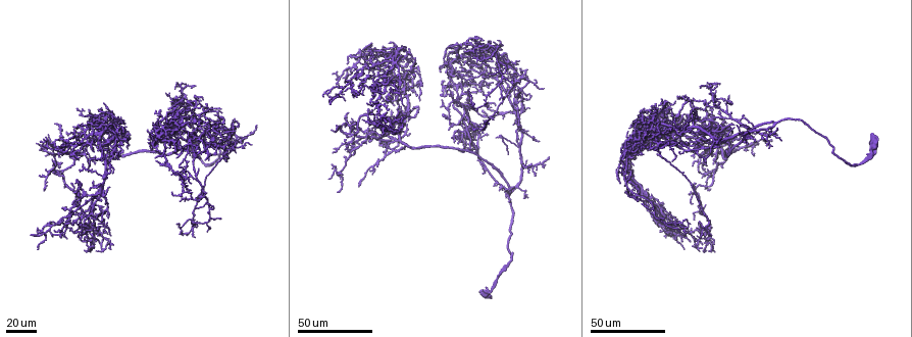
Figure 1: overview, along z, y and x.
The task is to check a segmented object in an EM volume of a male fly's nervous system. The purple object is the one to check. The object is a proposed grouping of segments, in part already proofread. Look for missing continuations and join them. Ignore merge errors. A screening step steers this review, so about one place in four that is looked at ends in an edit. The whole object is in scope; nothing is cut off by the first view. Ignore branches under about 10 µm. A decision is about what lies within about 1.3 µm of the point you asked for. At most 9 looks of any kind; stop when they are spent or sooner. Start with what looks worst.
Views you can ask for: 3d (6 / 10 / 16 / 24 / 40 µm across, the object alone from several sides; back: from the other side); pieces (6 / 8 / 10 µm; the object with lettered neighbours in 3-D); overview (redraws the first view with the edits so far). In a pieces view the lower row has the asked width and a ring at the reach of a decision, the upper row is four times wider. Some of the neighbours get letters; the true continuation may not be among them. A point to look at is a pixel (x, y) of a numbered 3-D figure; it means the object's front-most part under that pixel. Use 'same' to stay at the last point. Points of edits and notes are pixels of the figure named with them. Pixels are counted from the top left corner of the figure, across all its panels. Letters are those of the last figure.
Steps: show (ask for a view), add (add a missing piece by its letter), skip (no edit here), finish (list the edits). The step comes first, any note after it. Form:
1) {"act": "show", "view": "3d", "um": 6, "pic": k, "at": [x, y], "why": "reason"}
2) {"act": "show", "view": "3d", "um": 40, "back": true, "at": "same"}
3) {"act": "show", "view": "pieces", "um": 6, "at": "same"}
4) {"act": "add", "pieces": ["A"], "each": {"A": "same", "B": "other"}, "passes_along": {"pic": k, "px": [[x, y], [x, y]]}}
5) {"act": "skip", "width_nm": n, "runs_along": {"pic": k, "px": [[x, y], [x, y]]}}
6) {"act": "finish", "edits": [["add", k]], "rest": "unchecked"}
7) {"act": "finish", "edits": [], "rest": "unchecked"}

{"act": "show", "view": "3d", "um": 40, "pic": 1, "at": [514, 84], "why": "tapers out"}

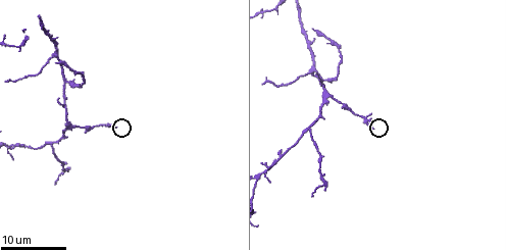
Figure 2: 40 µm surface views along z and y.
{"act": "show", "view": "pieces", "um": 10, "pic": 2, "at": [373, 130]}

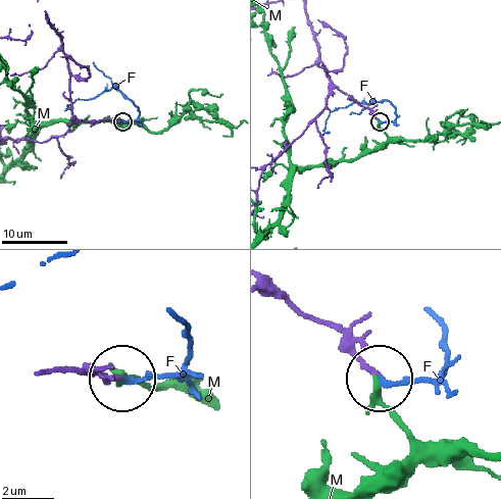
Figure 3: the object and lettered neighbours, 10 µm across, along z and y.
{"act": "add", "pieces": ["F"], "each": {"F": "same", "M": "other"}, "passes_along": {"pic": 3, "px": [[305, 313], [395, 379], [439, 372], [448, 340], [435, 319]]}, "found": "the neuron continues"}

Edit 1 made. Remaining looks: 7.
{"act": "show", "view": "overview"}

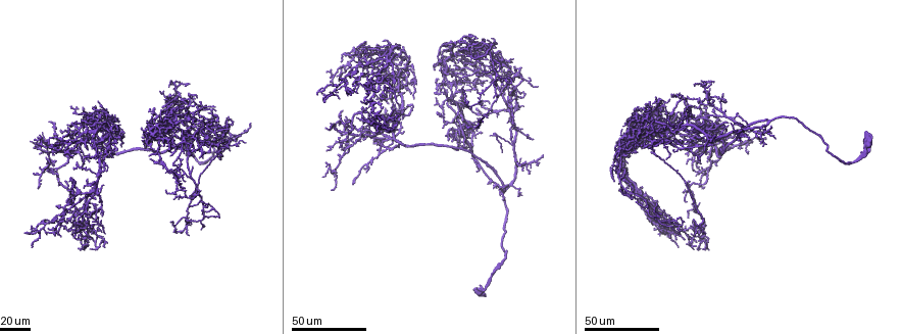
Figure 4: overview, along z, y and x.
{"act": "show", "view": "3d", "um": 24, "pic": 4, "at": [378, 64], "why": "free end"}

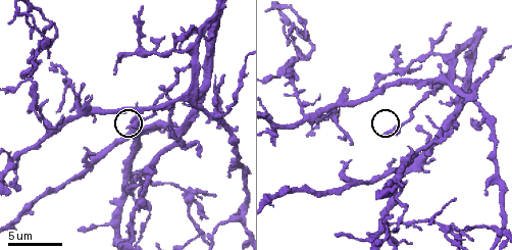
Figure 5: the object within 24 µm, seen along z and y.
{"act": "show", "view": "3d", "um": 6, "pic": 5, "at": [129, 127]}

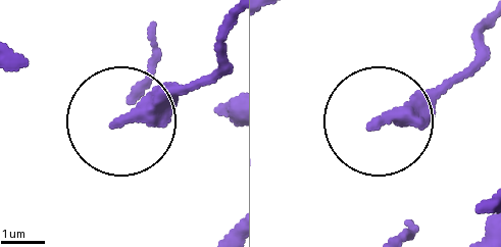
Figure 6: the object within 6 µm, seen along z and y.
{"act": "show", "view": "pieces", "um": 10, "pic": 6, "at": [118, 121]}

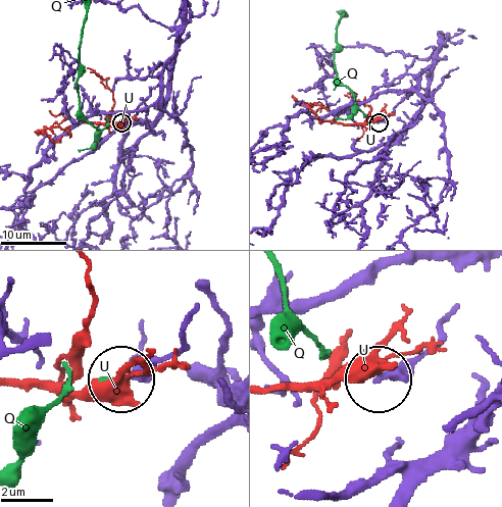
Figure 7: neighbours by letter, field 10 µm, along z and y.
{"act": "skip", "width_nm": 260, "each": {"Q": "other", "U": "other"}, "found": "no lettered piece goes on from it"}

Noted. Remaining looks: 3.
{"act": "show", "view": "3d", "um": 24, "pic": 1, "at": [466, 86], "why": "an open end"}

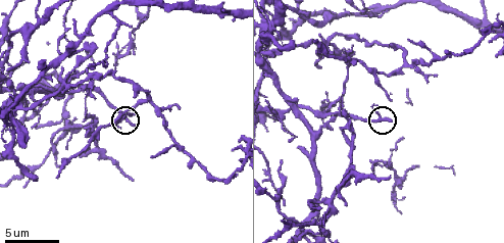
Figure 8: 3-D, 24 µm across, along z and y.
{"act": "show", "view": "pieces", "um": 8, "pic": 8, "at": [389, 121]}

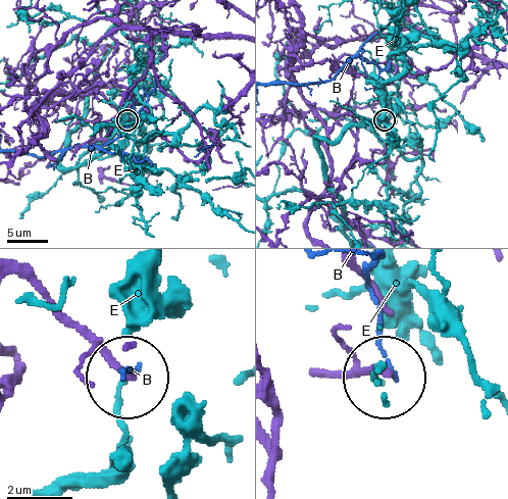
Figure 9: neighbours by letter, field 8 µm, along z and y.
{"act": "skip", "each": {"B": "other", "E": "other"}, "found": "none of them fits"}

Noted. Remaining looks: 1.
{"act": "finish", "edits": [["add", 3]], "rest": "unchecked"}

